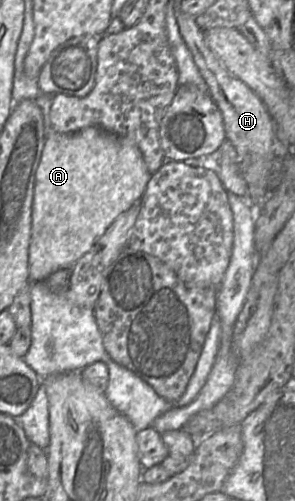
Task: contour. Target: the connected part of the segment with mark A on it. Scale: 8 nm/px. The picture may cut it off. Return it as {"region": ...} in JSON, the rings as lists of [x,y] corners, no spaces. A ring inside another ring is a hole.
{"region":[[[96,126],[67,133],[52,129],[47,133],[35,175],[28,258],[29,280],[44,281],[58,270],[69,266],[72,268],[117,217],[140,201],[151,175],[141,151],[127,138]]]}

